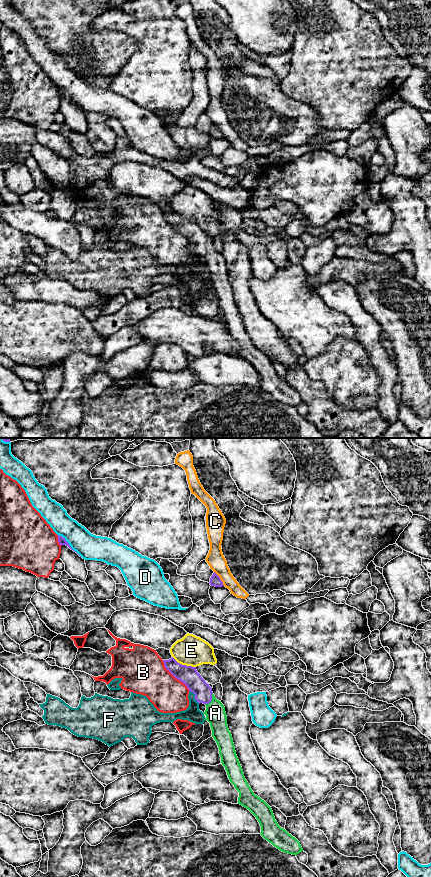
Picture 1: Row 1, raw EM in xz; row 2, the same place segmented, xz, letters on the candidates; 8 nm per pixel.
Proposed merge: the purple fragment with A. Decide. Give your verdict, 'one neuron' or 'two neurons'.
one neuron

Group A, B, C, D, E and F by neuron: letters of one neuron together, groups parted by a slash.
A / B / C / D / E / F

